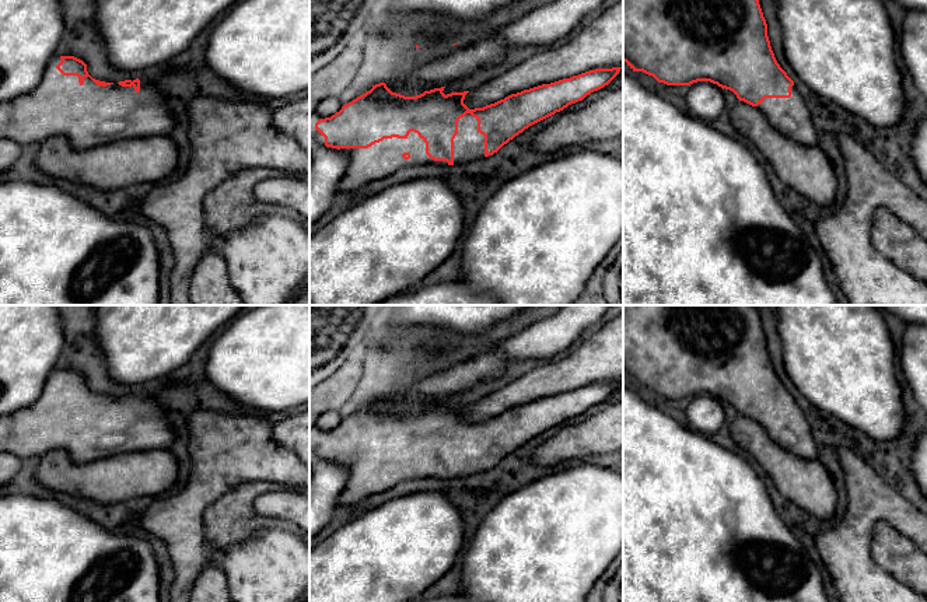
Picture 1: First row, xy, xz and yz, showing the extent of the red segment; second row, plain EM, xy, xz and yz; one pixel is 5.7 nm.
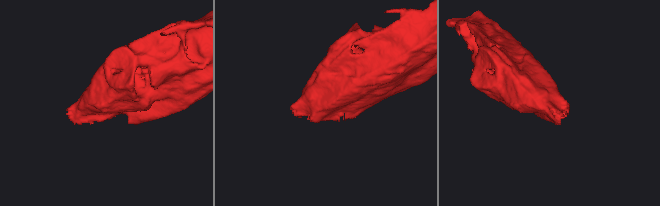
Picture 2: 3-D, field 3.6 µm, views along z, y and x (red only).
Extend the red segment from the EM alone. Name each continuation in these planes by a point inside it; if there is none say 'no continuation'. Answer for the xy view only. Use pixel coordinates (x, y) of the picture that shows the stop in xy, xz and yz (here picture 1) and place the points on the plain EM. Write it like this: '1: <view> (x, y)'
1: xy (88, 429)

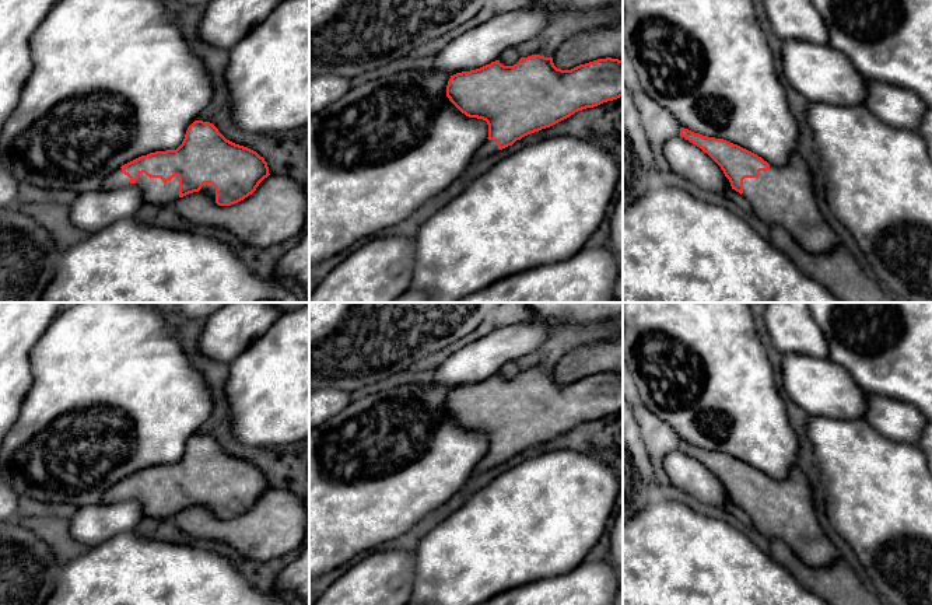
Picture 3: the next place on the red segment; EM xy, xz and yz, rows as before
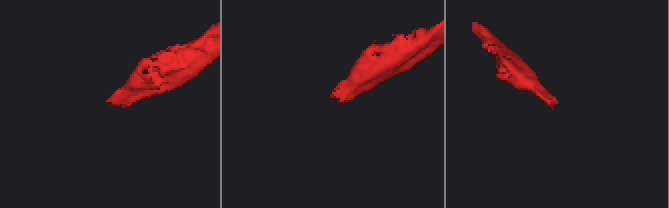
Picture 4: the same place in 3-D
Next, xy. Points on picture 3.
1: xy (154, 506)

